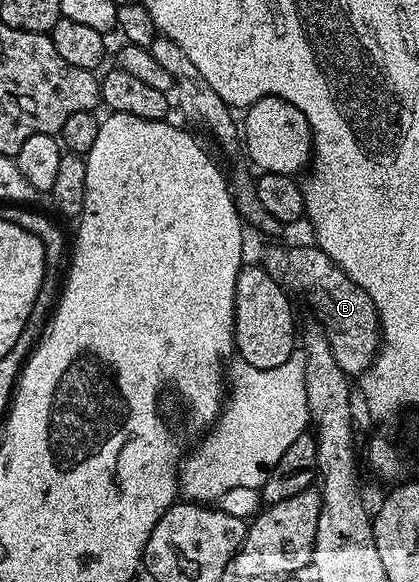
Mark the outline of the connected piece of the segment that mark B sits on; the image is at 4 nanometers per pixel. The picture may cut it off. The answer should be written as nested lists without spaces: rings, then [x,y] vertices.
[[[319,246],[311,247],[296,248],[293,252],[272,248],[262,259],[262,266],[289,293],[297,292],[308,299],[309,306],[316,311],[315,319],[330,342],[334,362],[342,366],[348,377],[359,378],[380,350],[380,319],[376,307],[370,302],[370,294],[365,288],[355,284]]]

